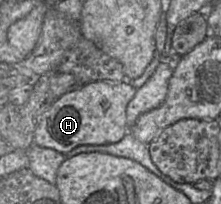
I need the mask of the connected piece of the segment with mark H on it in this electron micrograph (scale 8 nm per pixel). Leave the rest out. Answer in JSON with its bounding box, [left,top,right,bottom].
[34,79,137,154]

